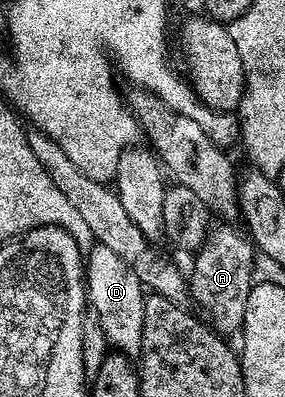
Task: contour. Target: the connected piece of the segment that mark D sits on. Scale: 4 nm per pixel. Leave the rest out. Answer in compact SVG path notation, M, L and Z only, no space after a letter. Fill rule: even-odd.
M95 243L89 249L84 262L86 274L86 298L89 307L98 316L100 330L104 330L107 345L124 356L138 358L142 355L142 335L144 334L144 302L147 293L140 278L132 271L128 262L123 262L108 246Z

